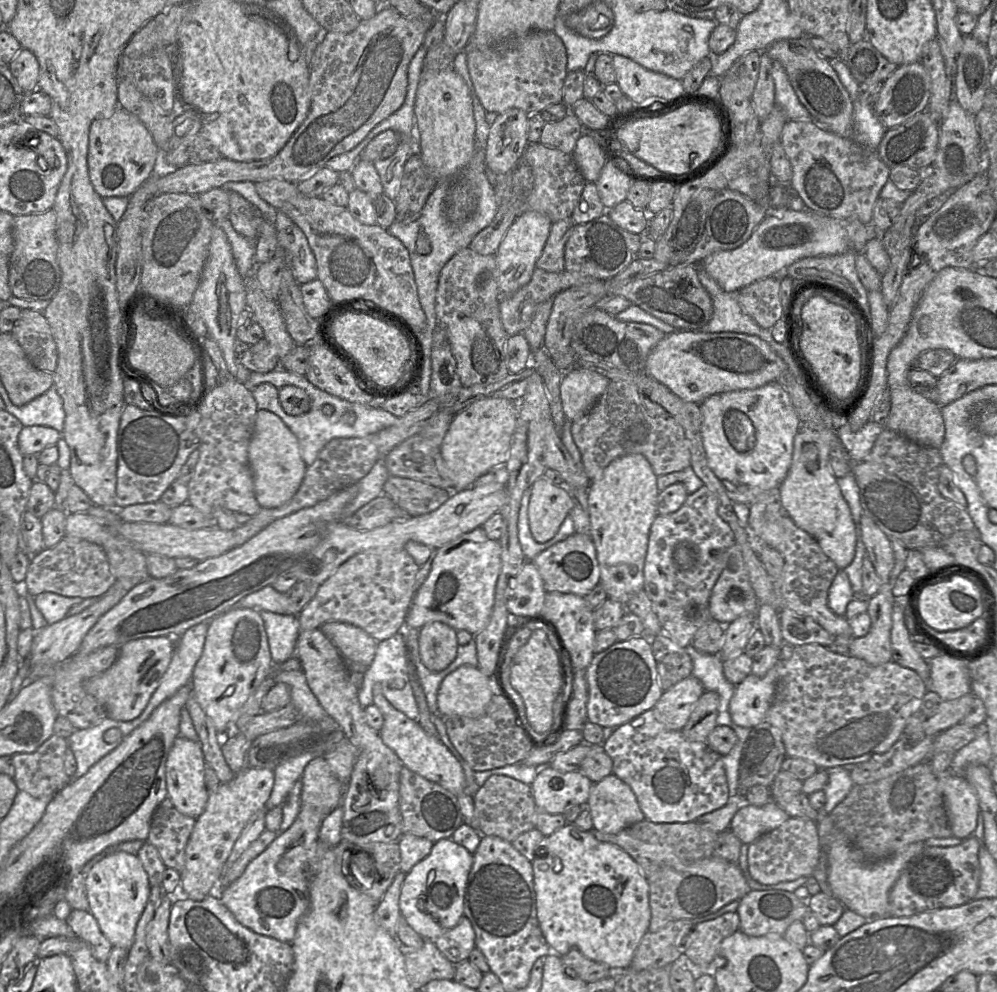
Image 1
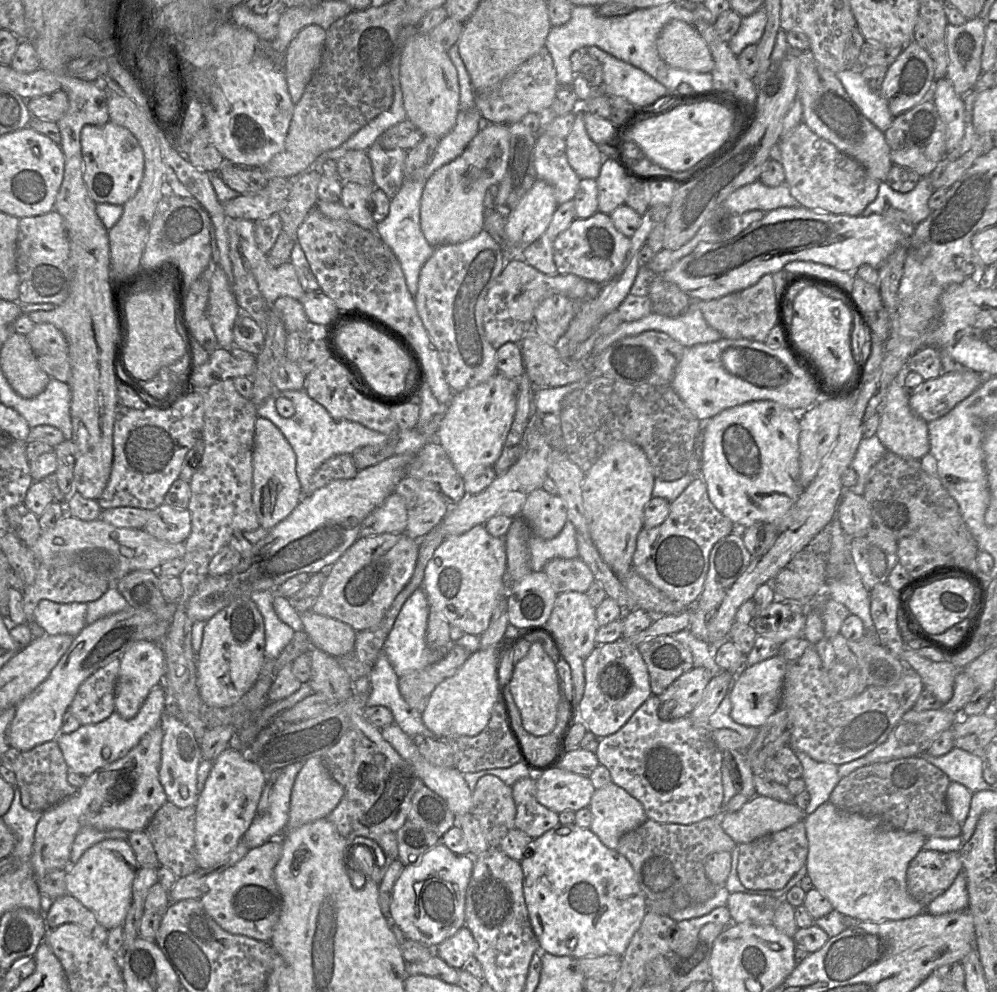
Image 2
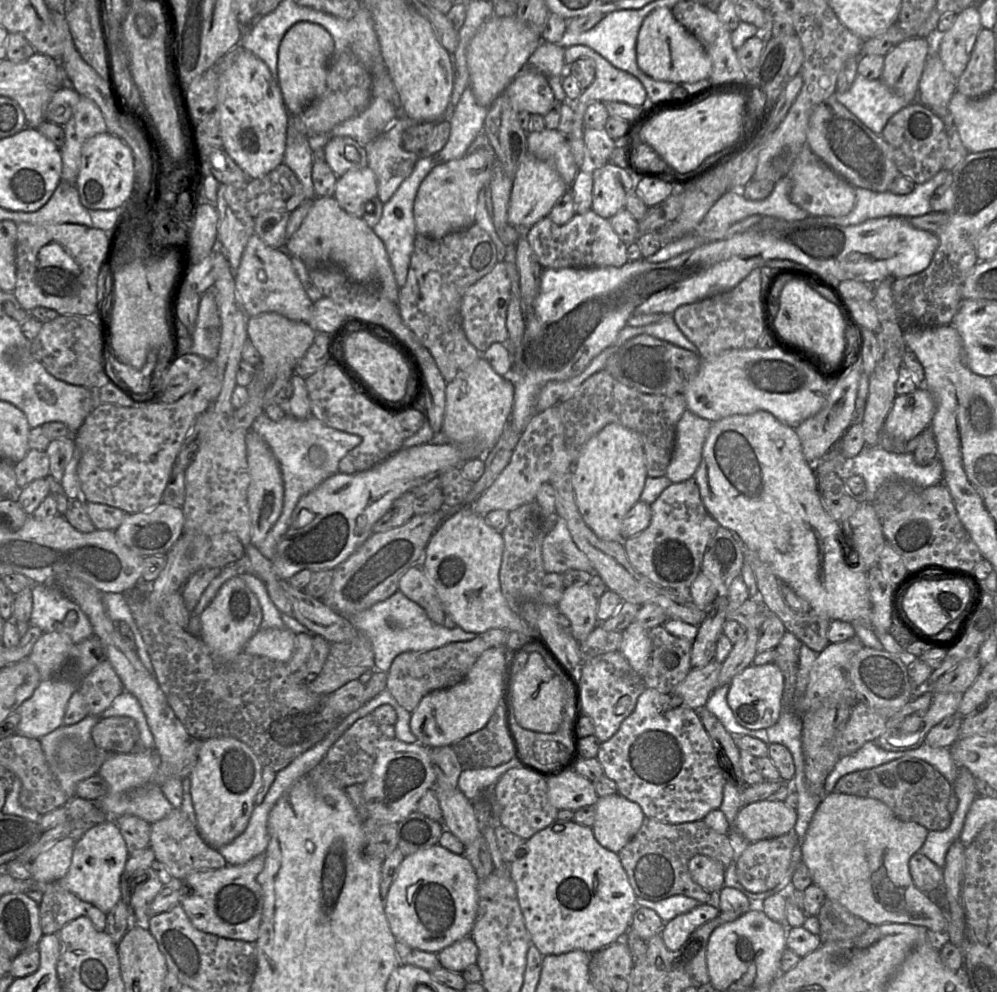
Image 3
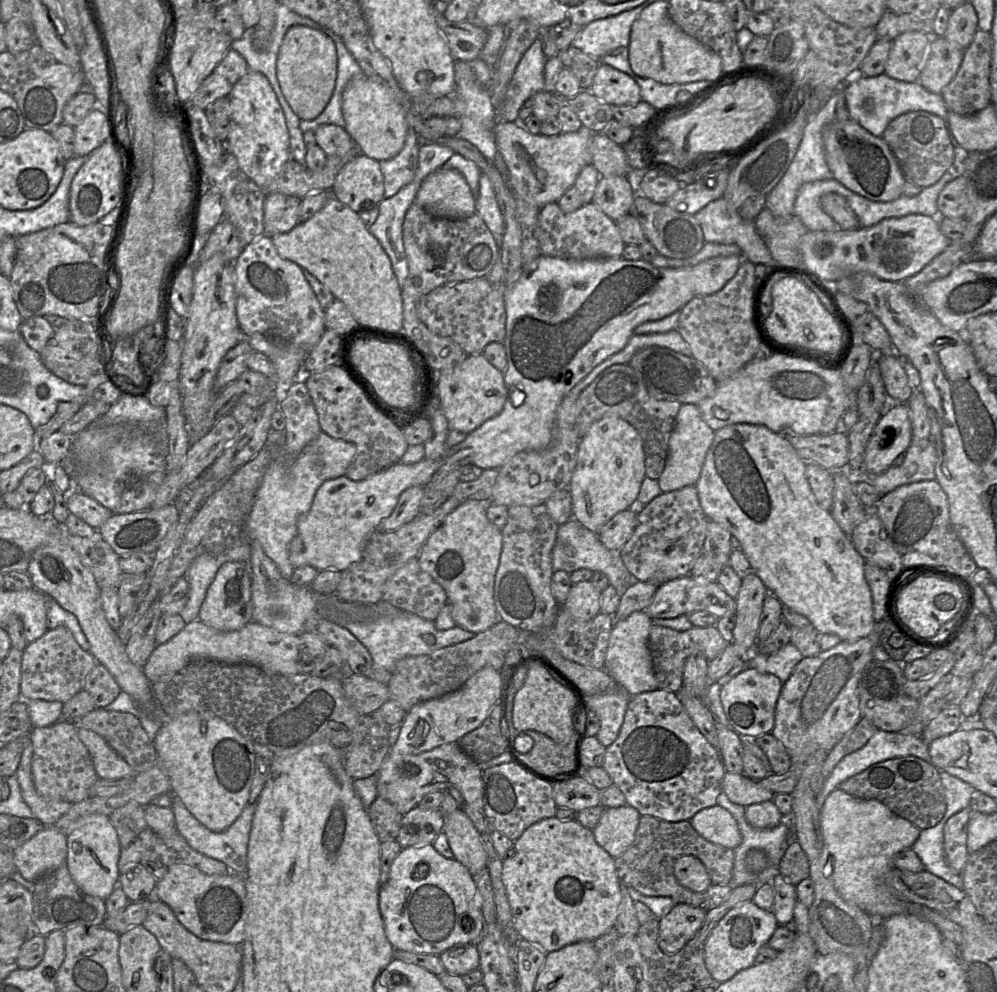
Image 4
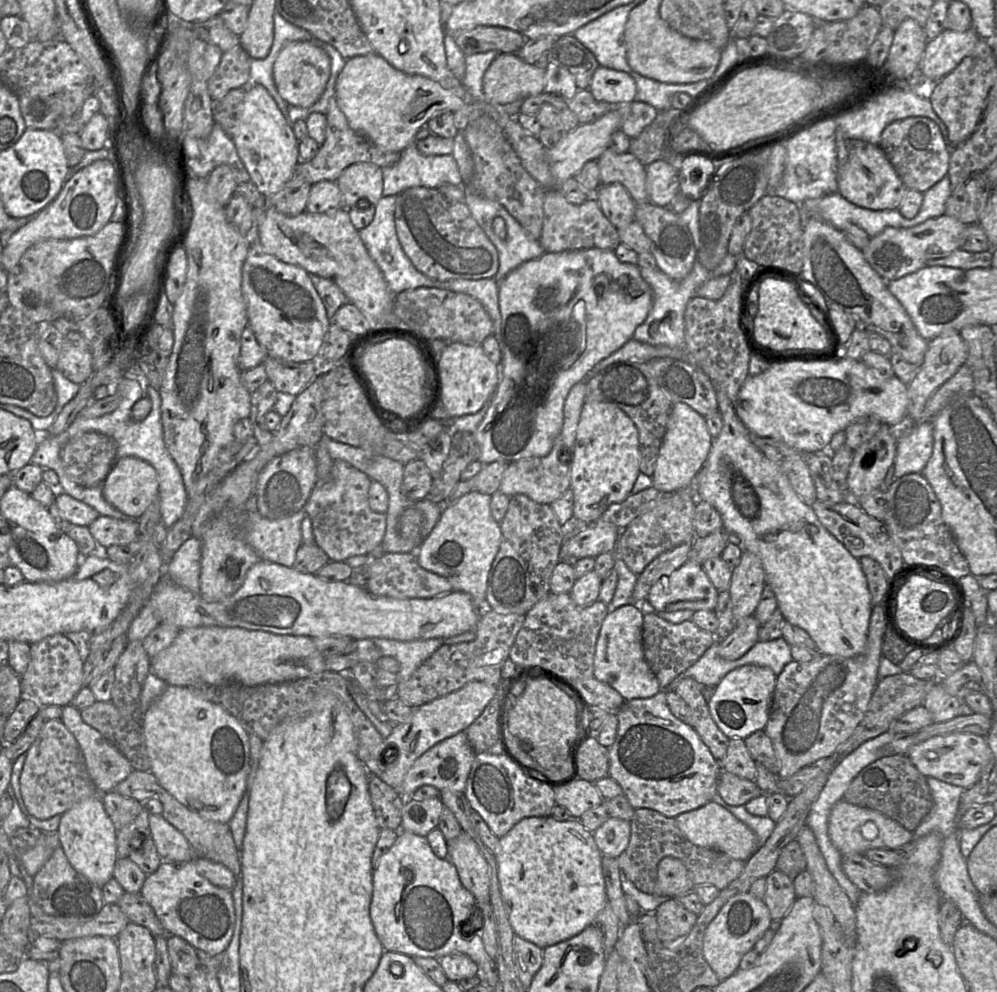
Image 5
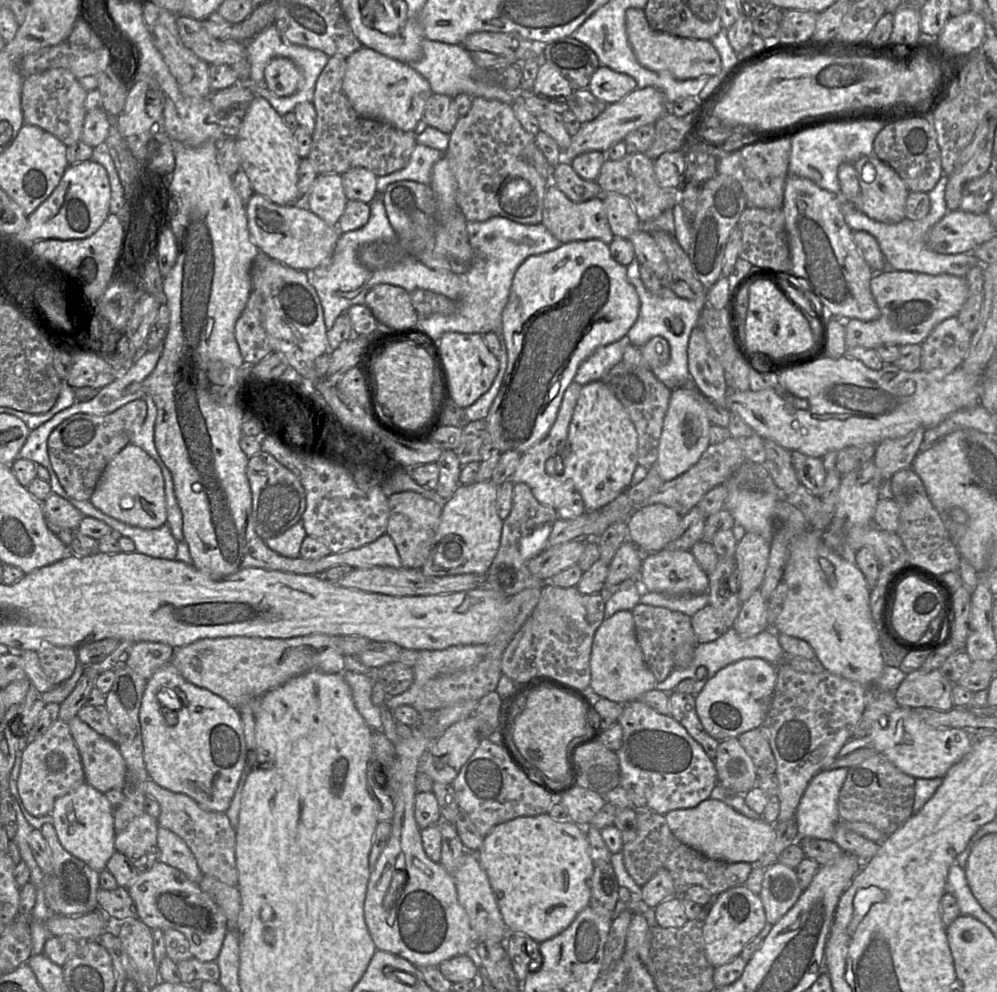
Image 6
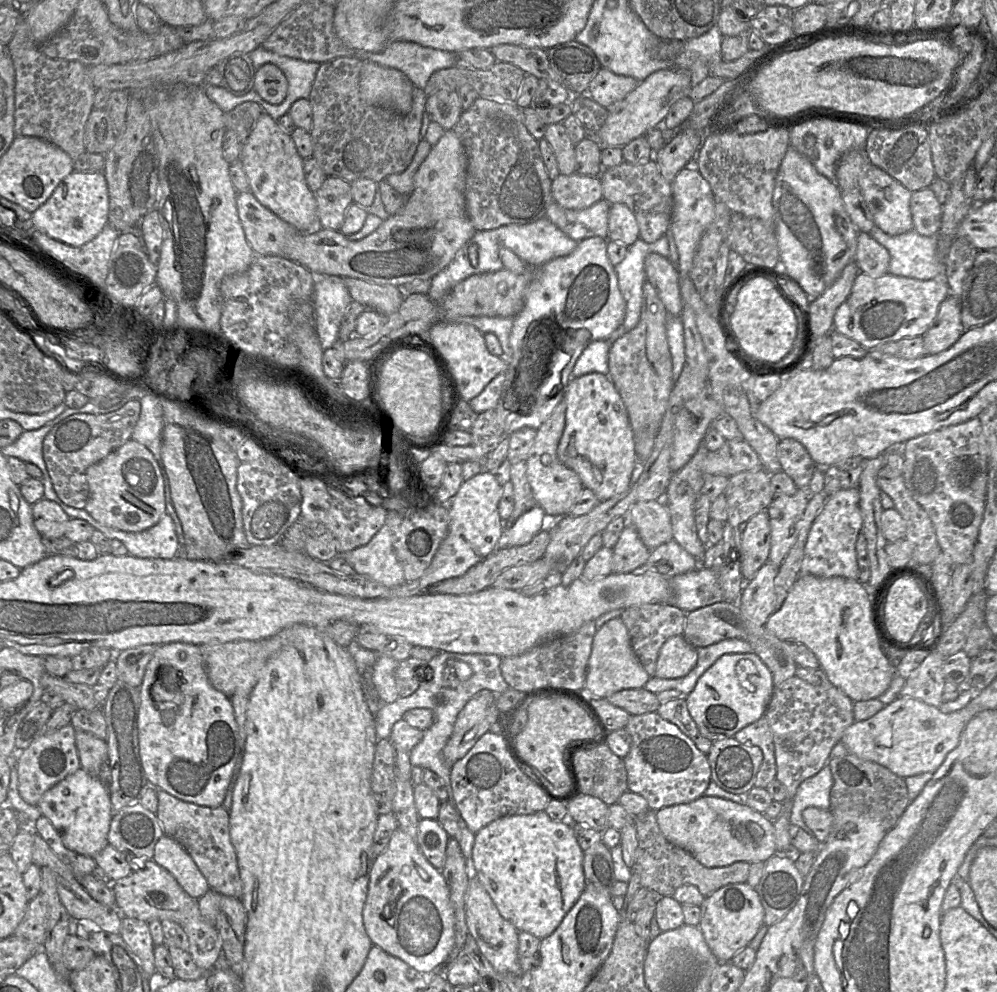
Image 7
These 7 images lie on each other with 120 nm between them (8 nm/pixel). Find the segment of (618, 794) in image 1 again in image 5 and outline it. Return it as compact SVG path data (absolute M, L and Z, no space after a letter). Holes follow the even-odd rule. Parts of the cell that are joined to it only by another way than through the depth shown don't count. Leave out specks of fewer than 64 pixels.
M609 817L593 832L594 841L602 855L617 858L629 844L630 830L630 821Z

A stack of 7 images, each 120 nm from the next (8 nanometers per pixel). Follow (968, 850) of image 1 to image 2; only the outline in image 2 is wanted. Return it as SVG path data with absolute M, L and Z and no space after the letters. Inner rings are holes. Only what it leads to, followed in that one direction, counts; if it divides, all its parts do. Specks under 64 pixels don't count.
M921 850L907 870L909 894L927 907L943 894L963 870L960 851Z

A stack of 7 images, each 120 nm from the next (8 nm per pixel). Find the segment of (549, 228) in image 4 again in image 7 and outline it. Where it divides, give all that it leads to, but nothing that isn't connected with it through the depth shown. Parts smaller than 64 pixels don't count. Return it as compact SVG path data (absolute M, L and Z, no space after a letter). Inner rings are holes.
M604 199L582 210L569 210L550 200L545 217L570 239L580 242L591 237L606 238L610 204Z

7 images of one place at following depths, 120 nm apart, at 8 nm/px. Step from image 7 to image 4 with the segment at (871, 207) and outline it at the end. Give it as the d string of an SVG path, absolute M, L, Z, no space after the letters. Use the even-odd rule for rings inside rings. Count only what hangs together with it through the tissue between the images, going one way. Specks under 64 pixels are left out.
M853 119L833 121L823 131L825 158L833 178L849 190L873 201L888 202L902 195L906 181L897 159L882 137L876 137Z

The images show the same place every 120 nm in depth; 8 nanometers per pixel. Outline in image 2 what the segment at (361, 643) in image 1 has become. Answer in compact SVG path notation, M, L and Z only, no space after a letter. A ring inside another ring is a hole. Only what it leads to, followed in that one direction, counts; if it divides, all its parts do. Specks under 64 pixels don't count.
M311 610L300 613L311 647L341 657L349 654L355 645L356 630L350 625Z

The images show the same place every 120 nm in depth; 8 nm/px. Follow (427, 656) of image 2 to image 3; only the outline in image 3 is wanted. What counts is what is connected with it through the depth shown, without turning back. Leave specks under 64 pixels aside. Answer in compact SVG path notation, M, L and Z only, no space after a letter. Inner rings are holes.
M400 591L348 619L358 632L370 639L374 651L374 668L385 673L389 670L394 658L403 652L425 652L451 642L473 640L477 636L473 632L465 632L458 626L448 629L443 625L435 624L421 606Z

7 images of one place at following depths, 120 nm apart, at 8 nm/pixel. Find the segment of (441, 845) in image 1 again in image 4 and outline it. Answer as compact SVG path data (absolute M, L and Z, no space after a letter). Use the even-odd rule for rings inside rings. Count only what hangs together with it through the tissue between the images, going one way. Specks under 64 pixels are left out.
M432 844L411 846L402 848L391 864L388 880L379 890L379 910L384 922L387 939L394 949L414 952L419 954L440 955L444 951L463 944L476 943L484 931L484 919L482 913L482 897L475 884L473 876L468 869L456 859L447 859L442 856Z

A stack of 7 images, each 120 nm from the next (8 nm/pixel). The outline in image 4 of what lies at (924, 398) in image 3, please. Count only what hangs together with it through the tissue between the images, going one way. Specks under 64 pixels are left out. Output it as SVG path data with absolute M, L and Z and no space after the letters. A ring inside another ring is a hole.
M905 403L887 407L869 438L862 468L870 474L879 474L892 466L912 441L912 427Z

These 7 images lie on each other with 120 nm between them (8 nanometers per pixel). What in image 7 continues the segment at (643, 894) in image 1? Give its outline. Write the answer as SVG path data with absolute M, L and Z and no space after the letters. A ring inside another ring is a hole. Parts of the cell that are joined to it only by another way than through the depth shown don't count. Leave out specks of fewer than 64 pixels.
M539 811L529 815L504 816L494 820L479 830L475 834L471 865L473 875L478 878L489 893L502 917L509 921L519 932L528 932L539 939L543 939L551 935L557 929L565 915L574 906L586 888L586 880L583 871L583 857L584 852L577 842L572 824L569 821L555 822L545 811Z

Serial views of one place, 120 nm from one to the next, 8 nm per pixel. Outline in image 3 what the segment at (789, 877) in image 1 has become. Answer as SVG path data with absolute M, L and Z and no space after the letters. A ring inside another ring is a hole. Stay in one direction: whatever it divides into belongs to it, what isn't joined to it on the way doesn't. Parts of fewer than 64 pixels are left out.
M791 830L776 838L750 843L737 862L740 884L753 893L776 887L790 866L798 842L802 840Z

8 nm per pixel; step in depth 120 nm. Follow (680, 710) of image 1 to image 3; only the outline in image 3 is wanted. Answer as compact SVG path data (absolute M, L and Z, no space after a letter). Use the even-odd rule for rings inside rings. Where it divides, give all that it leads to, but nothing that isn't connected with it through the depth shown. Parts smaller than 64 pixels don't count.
M715 659L704 667L692 668L686 678L669 694L674 707L699 709L706 707L711 693L717 688L722 663Z

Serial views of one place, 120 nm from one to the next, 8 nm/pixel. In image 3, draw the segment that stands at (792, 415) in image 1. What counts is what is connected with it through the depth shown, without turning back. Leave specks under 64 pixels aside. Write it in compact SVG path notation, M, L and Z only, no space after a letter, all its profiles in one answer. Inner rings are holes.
M764 410L713 422L694 478L709 514L720 526L737 532L746 547L768 563L779 580L806 600L814 613L831 621L859 622L873 628L867 570L852 550L846 549L840 523L826 512L818 492L814 464L805 459L794 428Z

